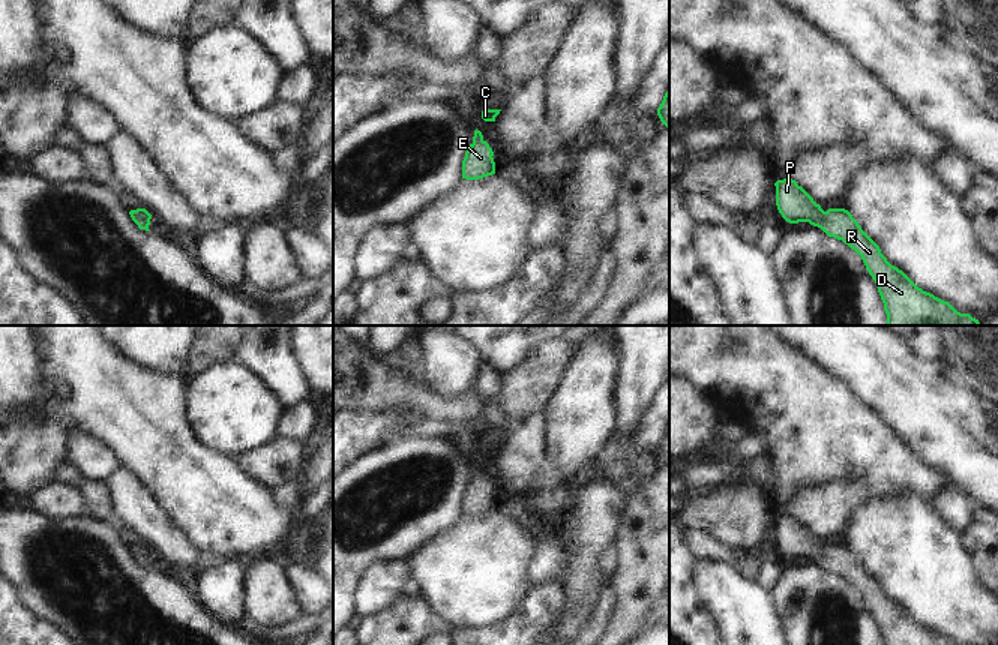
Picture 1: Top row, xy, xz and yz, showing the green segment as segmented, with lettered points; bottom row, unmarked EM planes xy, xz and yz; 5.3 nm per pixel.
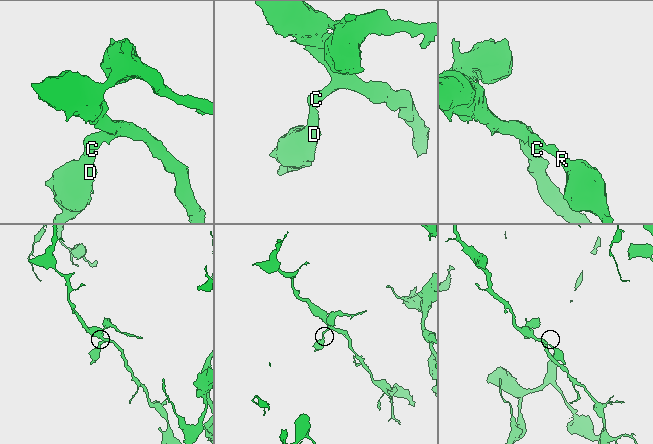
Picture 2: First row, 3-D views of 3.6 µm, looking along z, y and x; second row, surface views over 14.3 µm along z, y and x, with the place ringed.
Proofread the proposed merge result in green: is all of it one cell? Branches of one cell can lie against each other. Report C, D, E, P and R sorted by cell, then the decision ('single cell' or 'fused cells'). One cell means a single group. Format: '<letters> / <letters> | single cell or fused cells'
C D E P R | single cell

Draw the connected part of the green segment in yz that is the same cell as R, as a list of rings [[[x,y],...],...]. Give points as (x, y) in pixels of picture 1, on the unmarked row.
[[[792,514],[777,516],[774,522],[776,542],[786,558],[809,558],[861,592],[878,622],[884,645],[954,645],[948,638],[918,624],[902,606],[891,602],[848,546],[824,548]]]

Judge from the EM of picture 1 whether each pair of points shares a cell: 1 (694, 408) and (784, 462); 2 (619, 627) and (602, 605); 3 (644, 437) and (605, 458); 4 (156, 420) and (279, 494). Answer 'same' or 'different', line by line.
1: different
2: different
3: same
4: different

